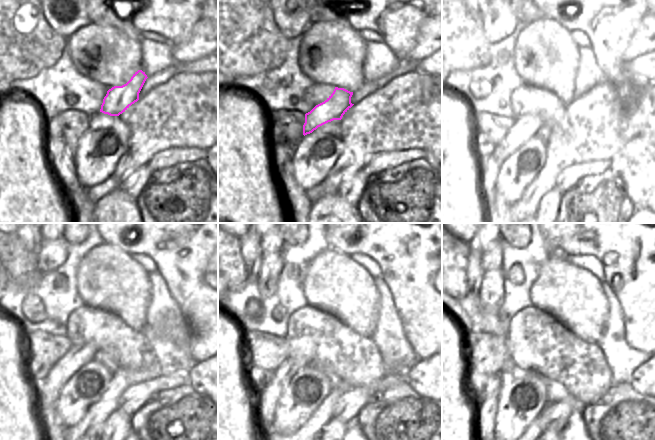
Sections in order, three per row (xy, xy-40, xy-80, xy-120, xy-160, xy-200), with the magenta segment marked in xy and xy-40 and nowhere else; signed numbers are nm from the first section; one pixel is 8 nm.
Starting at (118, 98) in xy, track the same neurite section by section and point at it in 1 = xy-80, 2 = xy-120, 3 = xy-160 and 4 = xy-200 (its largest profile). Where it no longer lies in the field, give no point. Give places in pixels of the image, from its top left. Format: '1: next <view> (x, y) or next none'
1: next xy-80 (538, 121)
2: next xy-120 (49, 390)
3: next xy-160 (267, 398)
4: next xy-200 (487, 407)

